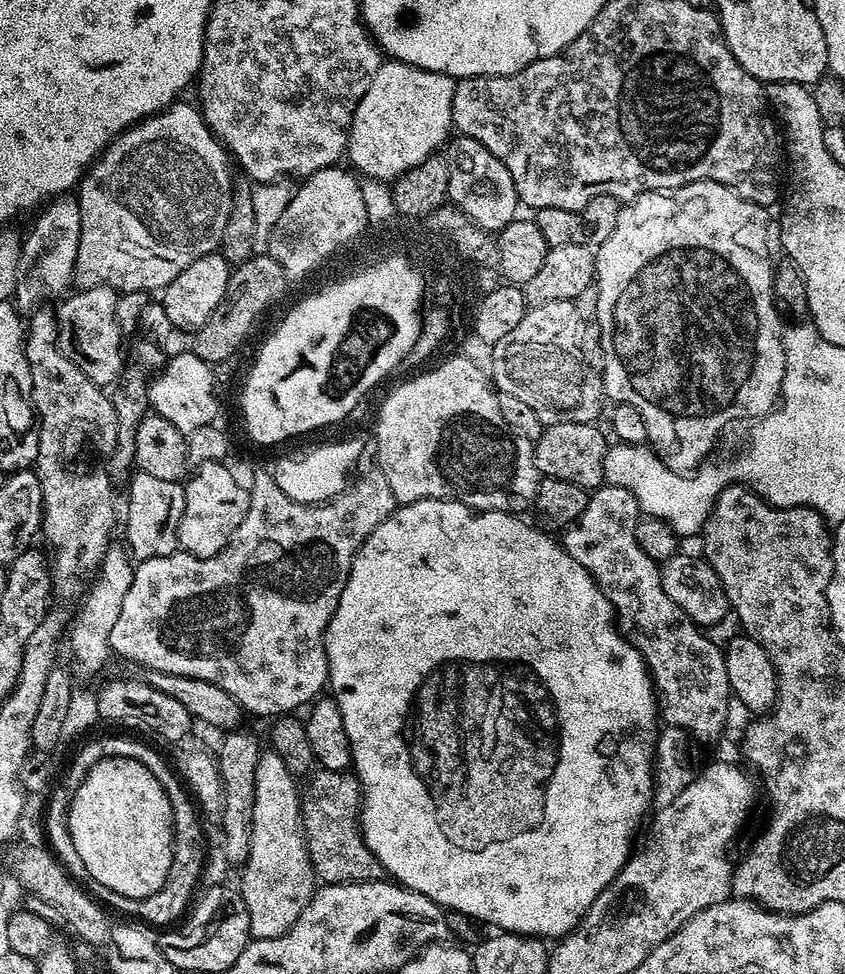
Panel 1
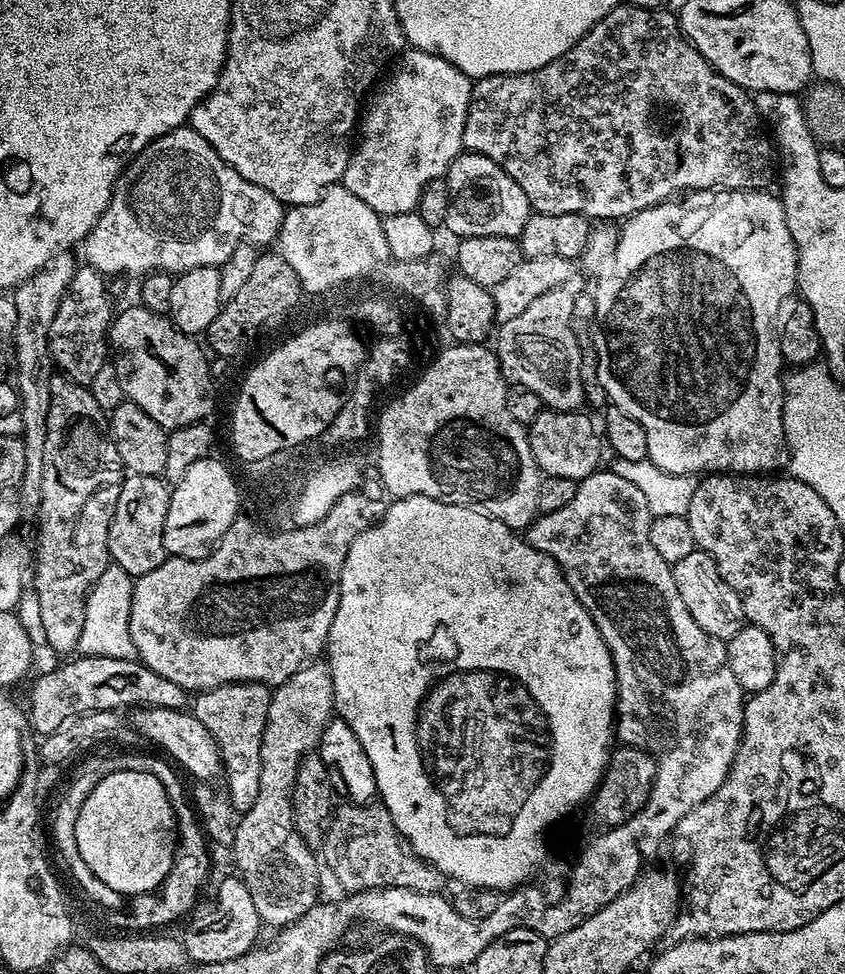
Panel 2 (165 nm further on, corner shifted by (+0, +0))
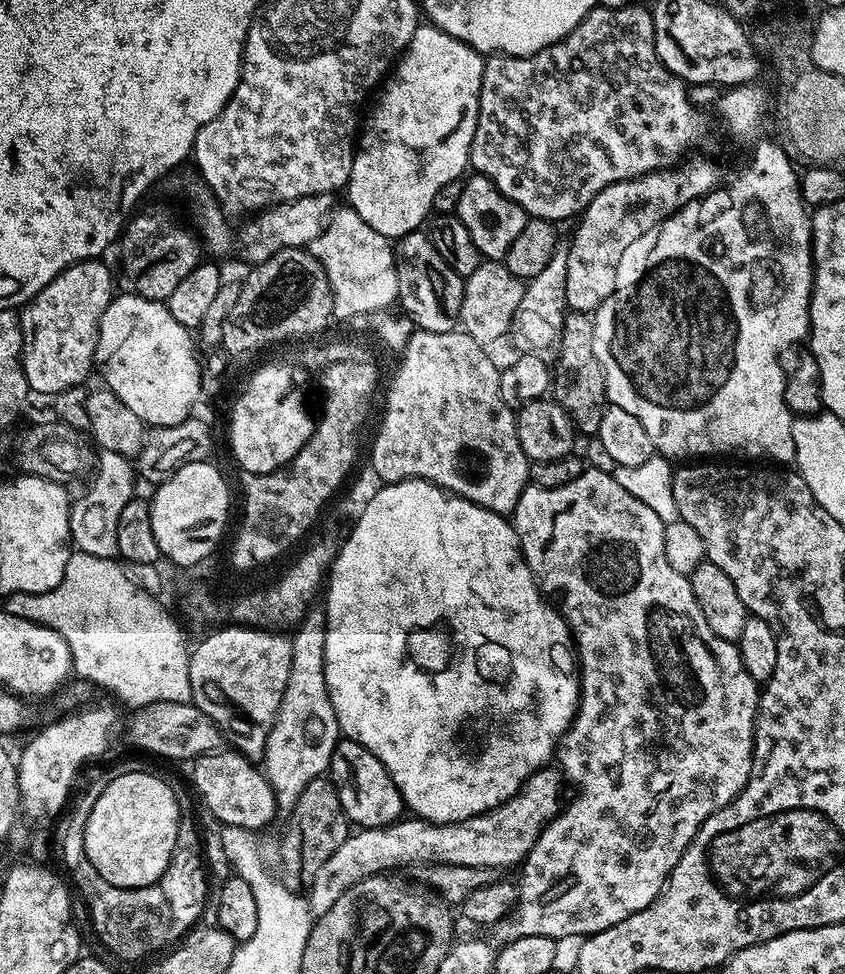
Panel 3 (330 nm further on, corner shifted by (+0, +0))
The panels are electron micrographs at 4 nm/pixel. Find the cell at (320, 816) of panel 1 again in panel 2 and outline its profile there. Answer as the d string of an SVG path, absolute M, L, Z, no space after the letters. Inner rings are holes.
M344 802L338 808L326 821L322 864L327 871L328 868L332 871L333 878L345 888L345 893L367 892L369 888L409 888L415 892L435 893L441 891L440 873L406 847L383 803Z

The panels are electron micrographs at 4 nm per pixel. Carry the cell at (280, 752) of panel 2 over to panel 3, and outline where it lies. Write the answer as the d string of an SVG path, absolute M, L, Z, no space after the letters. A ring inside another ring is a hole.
M313 606L291 633L290 678L286 681L286 694L282 694L276 721L266 738L262 771L274 790L277 809L284 814L291 812L310 782L321 779L329 771L336 749L336 715L326 690L327 629L327 611Z

